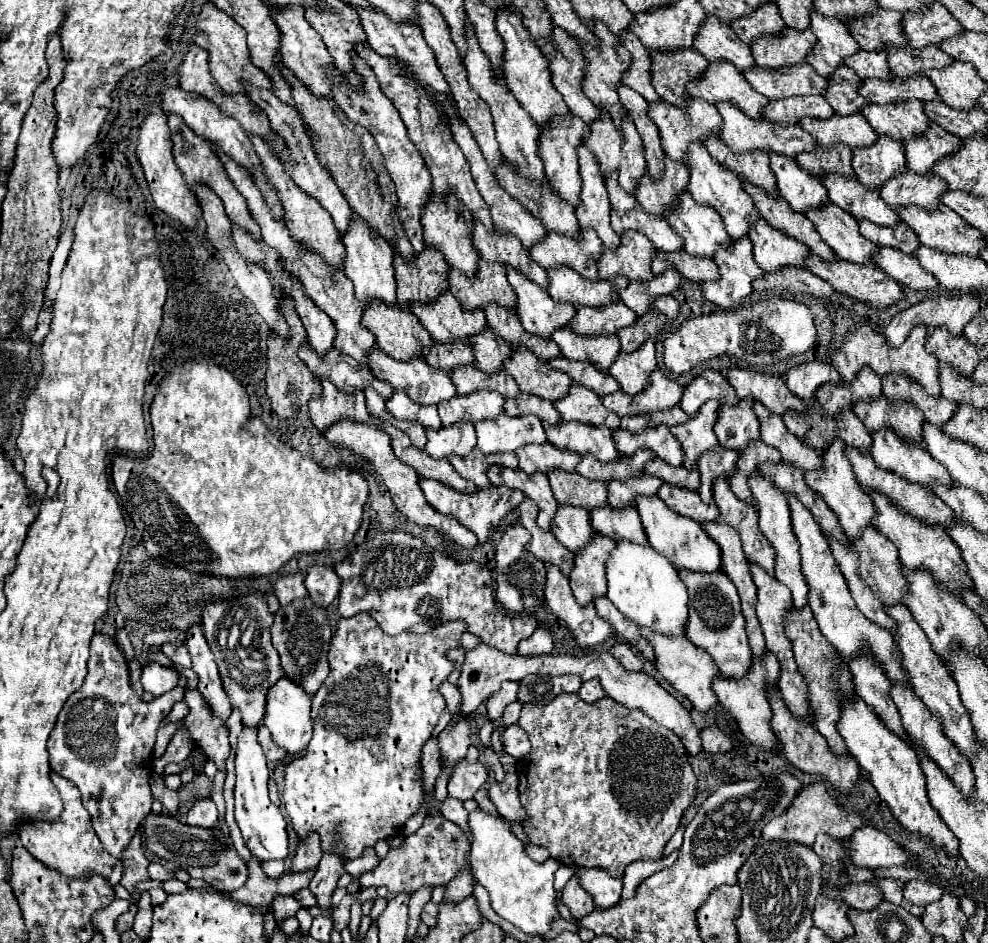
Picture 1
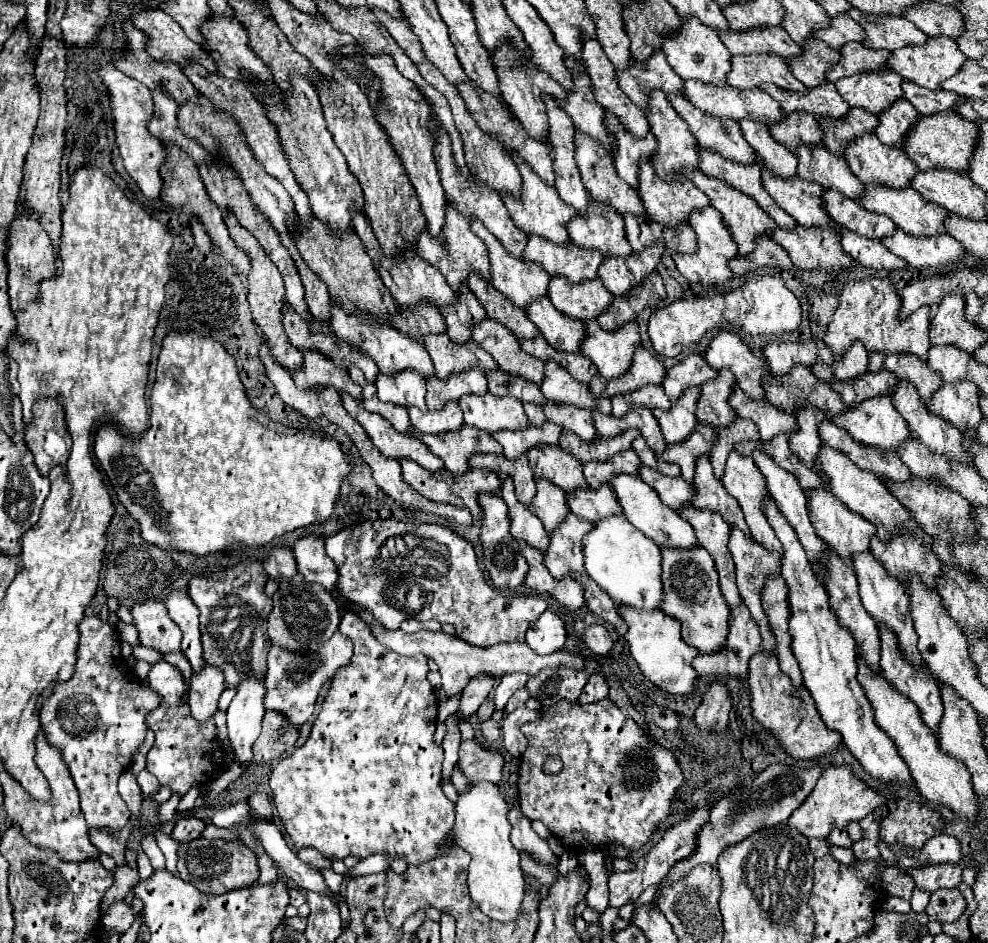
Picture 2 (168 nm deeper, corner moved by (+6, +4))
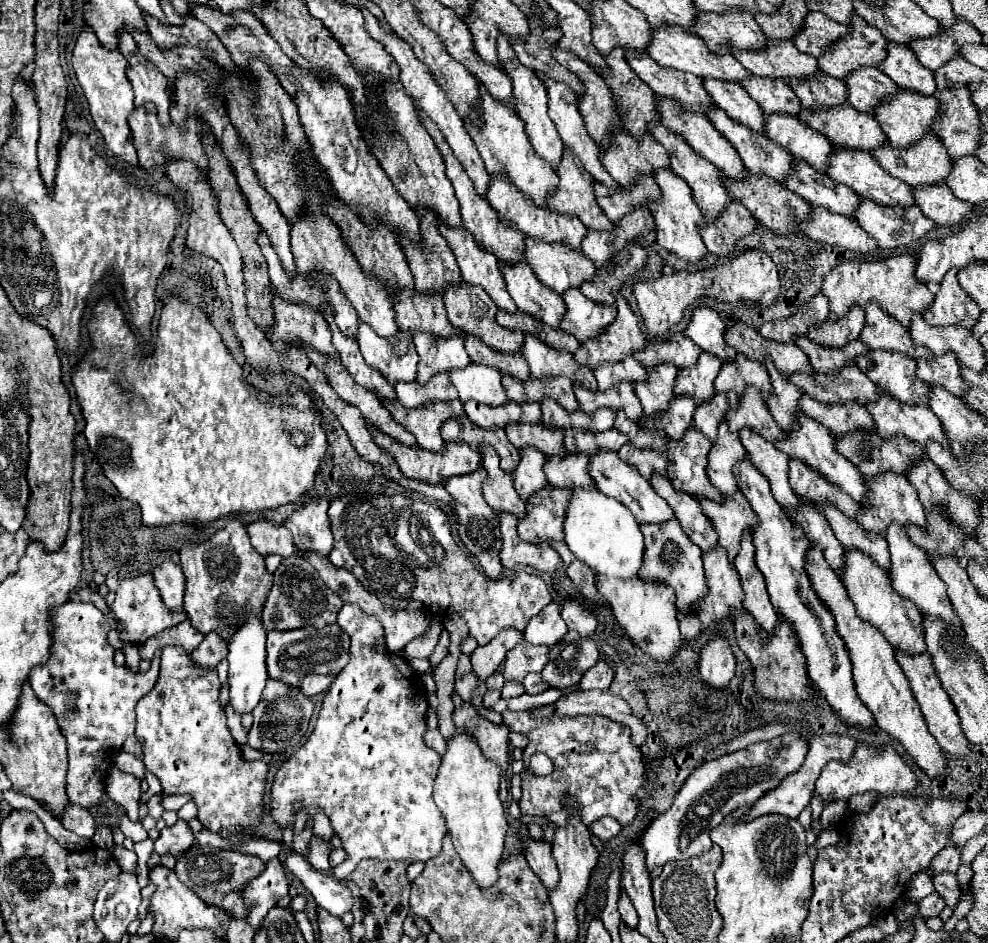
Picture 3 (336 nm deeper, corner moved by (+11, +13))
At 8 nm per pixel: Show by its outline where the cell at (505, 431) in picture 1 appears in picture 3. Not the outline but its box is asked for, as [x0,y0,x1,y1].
[450,363,508,407]

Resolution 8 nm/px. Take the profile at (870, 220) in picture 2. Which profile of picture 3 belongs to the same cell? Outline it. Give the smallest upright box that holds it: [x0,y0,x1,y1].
[786,163,860,217]

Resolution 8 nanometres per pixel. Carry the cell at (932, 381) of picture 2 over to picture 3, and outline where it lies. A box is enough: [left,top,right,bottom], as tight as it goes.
[860,303,932,361]

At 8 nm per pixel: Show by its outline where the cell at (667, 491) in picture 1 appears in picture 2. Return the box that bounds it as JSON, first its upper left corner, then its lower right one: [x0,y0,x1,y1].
[639,464,693,510]

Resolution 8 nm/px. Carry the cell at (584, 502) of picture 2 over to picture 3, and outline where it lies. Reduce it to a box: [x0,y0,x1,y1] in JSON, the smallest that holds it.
[544,455,598,489]

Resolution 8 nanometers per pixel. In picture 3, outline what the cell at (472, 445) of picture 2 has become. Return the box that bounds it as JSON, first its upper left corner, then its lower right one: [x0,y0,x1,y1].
[384,401,464,453]

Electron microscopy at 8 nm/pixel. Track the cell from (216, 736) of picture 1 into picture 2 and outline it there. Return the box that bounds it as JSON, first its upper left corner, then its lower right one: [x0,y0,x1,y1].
[189,662,225,722]

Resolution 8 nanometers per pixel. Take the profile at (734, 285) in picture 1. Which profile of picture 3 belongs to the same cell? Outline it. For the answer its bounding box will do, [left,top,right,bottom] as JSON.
[650,169,708,263]

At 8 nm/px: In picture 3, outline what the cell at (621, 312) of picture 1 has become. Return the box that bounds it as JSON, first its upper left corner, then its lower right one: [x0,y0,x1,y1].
[526,237,596,295]

